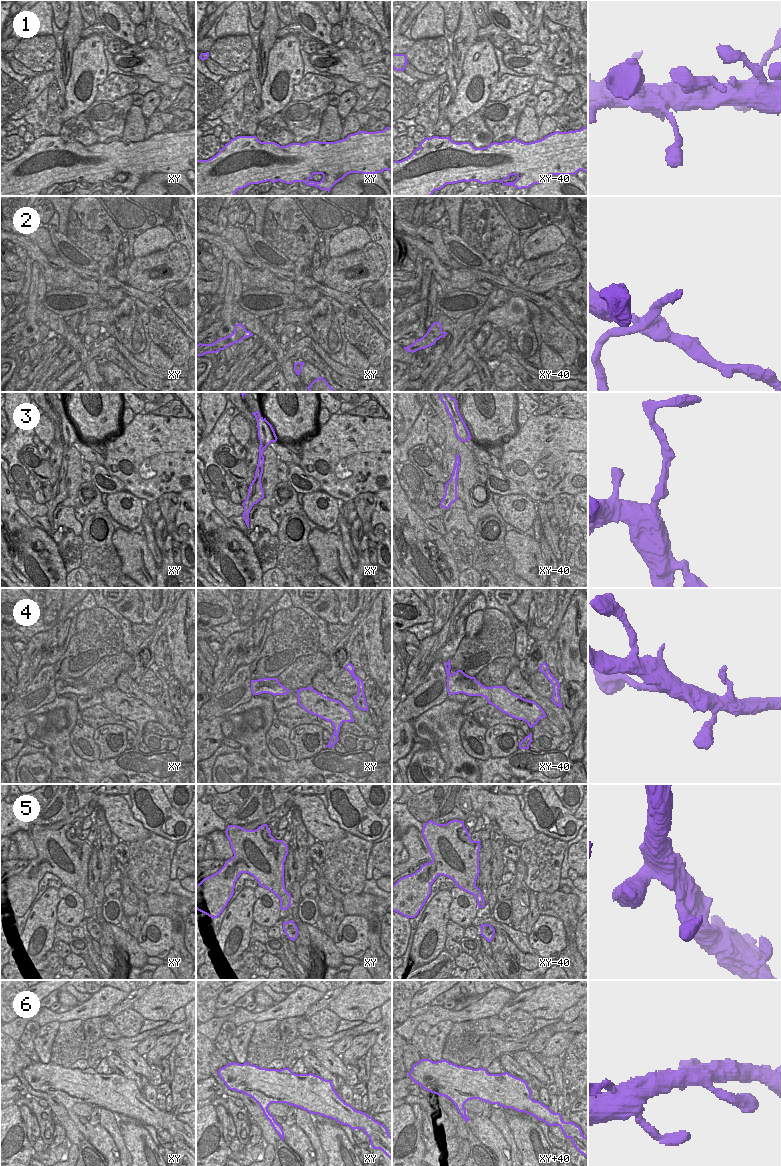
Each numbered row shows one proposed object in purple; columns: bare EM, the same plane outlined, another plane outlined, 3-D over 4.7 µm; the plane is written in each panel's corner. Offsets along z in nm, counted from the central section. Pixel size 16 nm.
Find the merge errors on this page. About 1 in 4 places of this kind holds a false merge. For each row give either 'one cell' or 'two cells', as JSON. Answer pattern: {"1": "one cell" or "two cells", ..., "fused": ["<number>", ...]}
{"1": "one cell", "2": "two cells", "3": "two cells", "4": "one cell", "5": "one cell", "6": "one cell", "fused": ["2", "3"]}

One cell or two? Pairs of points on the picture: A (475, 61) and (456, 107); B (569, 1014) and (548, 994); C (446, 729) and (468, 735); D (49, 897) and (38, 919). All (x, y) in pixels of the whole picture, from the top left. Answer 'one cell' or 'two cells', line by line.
A: one cell
B: two cells
C: two cells
D: one cell

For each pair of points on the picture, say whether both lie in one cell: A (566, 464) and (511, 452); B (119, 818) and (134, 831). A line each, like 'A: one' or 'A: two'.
A: one
B: one

